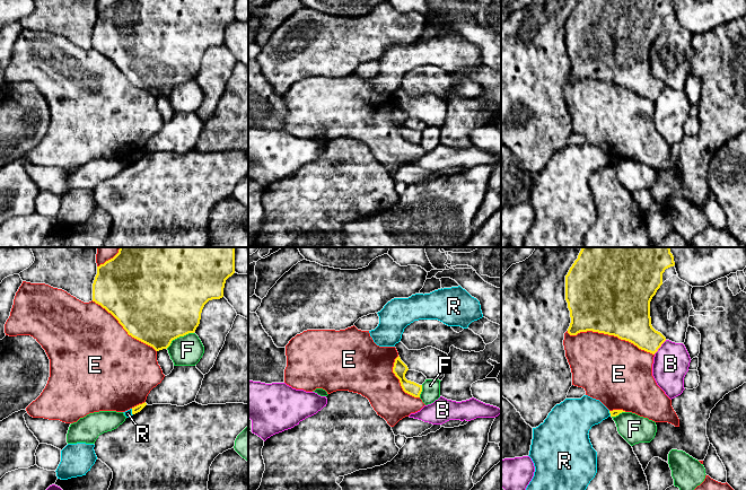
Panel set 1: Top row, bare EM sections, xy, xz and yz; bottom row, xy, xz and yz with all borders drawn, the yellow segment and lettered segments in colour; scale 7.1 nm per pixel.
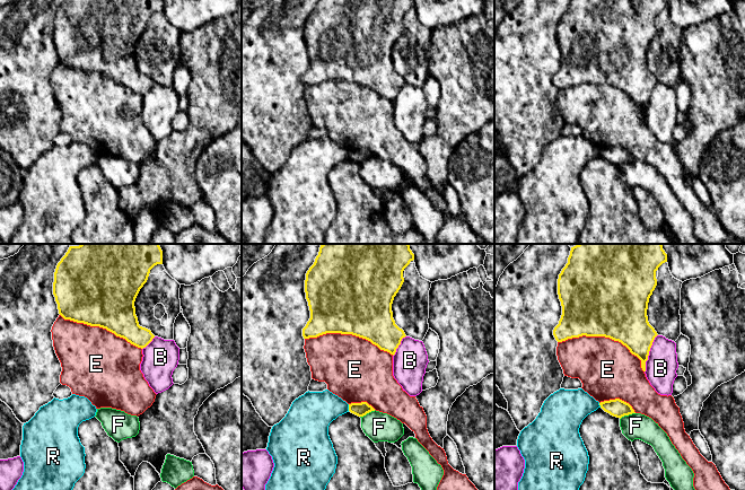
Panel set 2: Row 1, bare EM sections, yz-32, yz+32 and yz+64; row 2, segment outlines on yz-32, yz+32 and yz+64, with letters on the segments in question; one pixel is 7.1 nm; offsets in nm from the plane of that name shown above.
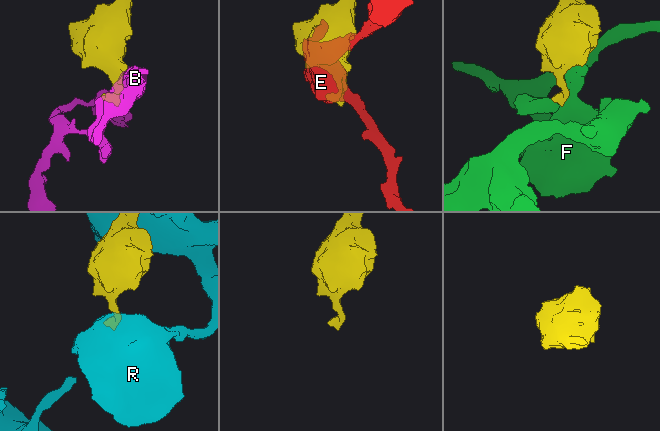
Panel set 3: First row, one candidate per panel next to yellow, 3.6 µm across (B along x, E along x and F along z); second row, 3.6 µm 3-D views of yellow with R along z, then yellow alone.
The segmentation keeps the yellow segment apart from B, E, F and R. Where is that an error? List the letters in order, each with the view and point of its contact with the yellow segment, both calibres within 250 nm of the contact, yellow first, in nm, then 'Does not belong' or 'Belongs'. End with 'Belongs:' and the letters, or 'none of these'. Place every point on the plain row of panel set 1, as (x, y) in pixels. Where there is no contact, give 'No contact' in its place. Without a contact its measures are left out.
B: Touches yellow at yz (660, 93). Thickness 260 nm (yellow) against 260 nm. Does not belong
E: Touches yellow at yz (611, 81). Thickness 500 nm (yellow) against 460 nm. Does not belong
F: Touches yellow at xy (178, 84). Thickness 500 nm (yellow) against 220 nm. Does not belong
R: Touches yellow at xy (132, 159). Thickness 50 nm (yellow) against 50 nm. Does not belong
Belongs: none of these

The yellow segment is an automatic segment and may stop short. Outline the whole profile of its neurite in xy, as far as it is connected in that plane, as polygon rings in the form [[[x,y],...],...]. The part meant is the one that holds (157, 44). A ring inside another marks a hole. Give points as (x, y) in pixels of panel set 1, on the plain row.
[[[117,0],[97,14],[93,49],[111,60],[129,82],[159,98],[173,87],[195,79],[204,52],[223,44],[226,27],[234,20],[235,0]]]

